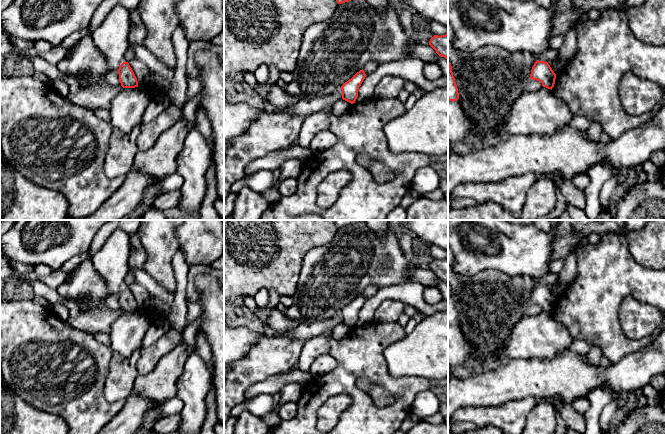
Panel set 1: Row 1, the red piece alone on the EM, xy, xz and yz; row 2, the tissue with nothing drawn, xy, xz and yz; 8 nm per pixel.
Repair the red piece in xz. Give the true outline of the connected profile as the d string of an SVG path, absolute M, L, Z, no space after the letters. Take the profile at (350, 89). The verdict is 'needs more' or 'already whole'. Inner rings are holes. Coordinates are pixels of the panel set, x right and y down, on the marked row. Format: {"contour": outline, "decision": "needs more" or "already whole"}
{"contour": "M364 70L357 72L351 79L345 82L342 86L342 99L353 104L358 97L359 87L361 86L366 74Z", "decision": "already whole"}

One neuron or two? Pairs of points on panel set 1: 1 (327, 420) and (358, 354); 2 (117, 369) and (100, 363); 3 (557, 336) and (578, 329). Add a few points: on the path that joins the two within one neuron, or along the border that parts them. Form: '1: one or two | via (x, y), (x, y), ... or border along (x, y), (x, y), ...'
1: two | border along (352, 399), (344, 394), (331, 395), (319, 408)
2: two | border along (113, 352), (103, 389)
3: two | border along (552, 316), (574, 339)

